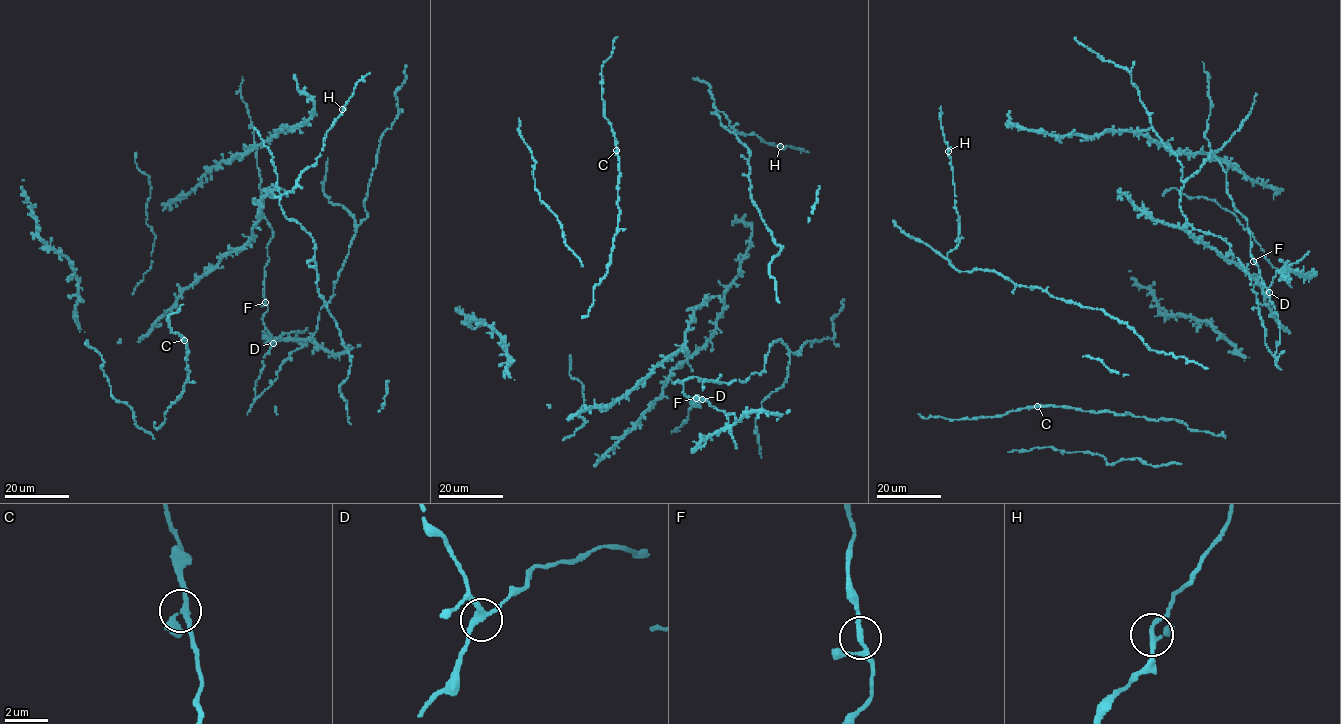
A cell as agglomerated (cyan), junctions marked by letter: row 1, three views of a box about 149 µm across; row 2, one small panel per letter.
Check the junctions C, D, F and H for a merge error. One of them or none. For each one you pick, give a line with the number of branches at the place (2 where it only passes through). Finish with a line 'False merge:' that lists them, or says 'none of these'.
False merge: none of these

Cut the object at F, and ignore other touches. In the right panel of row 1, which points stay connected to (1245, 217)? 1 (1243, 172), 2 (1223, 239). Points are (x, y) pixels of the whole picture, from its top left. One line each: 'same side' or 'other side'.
1: other side
2: other side

